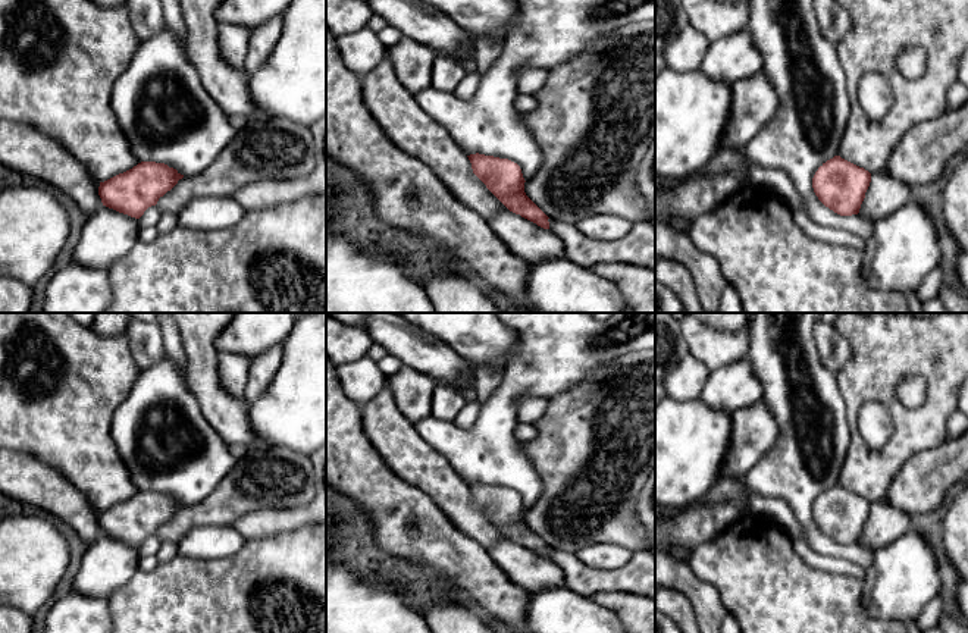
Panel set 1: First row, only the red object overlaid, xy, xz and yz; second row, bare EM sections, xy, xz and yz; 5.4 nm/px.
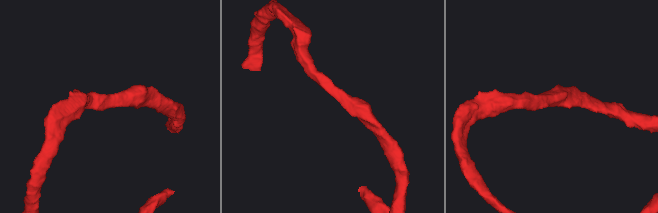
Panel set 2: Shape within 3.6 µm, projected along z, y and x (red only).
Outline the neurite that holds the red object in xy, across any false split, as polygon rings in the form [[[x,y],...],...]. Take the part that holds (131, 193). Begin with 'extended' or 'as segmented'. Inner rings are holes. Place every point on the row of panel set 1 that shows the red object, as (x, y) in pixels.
extended | [[[0,0],[0,119],[29,125],[59,141],[100,184],[103,206],[135,219],[184,178],[165,163],[138,163],[110,104],[115,81],[140,44],[125,3],[104,9],[93,0]]]

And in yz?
extended | [[[836,0],[850,16],[852,28],[836,43],[839,62],[846,75],[848,94],[852,98],[852,112],[842,137],[839,153],[823,163],[812,178],[812,188],[818,200],[840,216],[858,214],[871,176],[883,172],[900,138],[915,125],[940,117],[949,110],[949,90],[958,81],[959,60],[968,47],[968,0]],[[920,46],[927,53],[925,72],[917,79],[906,79],[896,68],[899,53]],[[864,75],[883,75],[893,94],[893,104],[880,120],[871,120],[858,101],[858,85]]]

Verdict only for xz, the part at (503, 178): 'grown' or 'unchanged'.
grown

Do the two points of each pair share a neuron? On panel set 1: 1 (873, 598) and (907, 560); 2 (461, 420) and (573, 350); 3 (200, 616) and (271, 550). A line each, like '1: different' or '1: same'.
1: same
2: different
3: same

